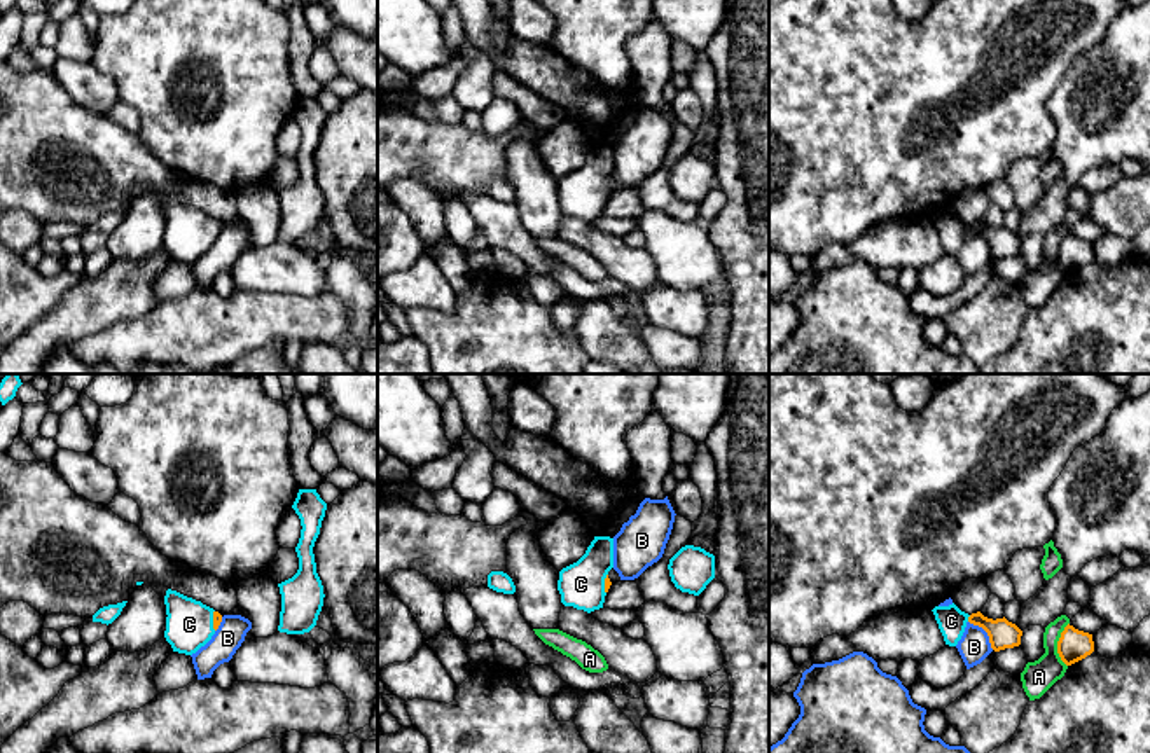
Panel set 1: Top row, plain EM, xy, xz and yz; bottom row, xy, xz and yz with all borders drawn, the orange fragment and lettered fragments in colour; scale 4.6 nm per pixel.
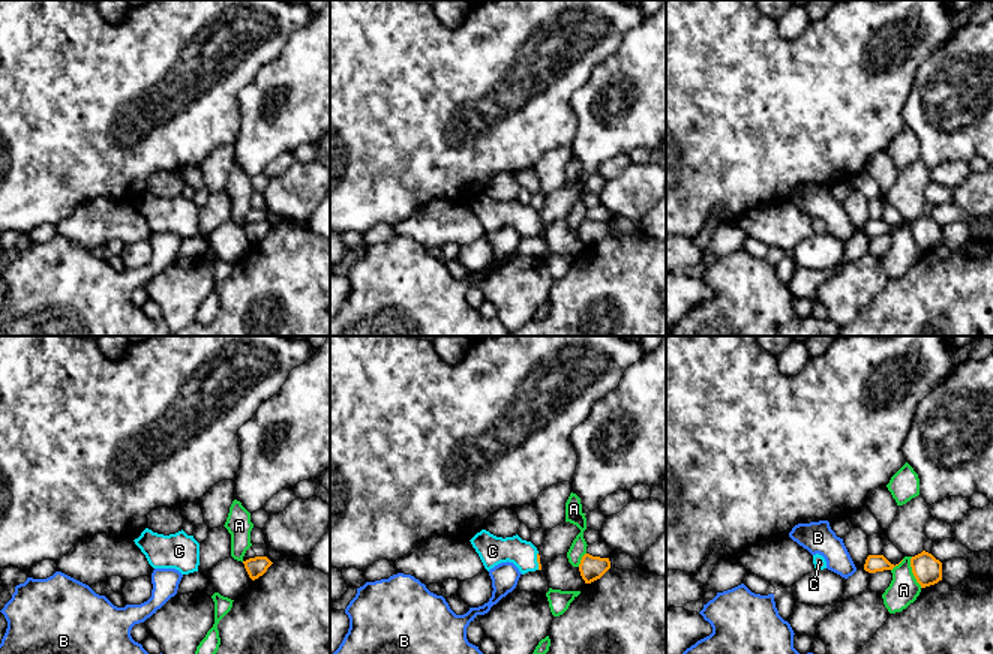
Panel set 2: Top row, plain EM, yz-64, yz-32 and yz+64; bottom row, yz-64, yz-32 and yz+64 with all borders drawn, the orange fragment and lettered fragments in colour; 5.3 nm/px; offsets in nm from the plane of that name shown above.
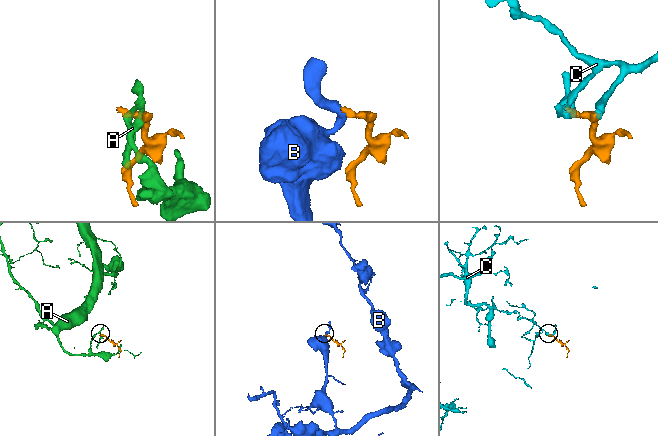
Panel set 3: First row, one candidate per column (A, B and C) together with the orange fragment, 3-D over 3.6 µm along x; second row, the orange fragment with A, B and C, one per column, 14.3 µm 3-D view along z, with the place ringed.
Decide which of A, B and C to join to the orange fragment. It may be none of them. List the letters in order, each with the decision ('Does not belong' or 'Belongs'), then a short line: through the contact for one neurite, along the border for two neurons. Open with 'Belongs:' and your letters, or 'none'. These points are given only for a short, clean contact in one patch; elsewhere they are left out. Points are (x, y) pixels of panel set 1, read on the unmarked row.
Belongs: C
A: Does not belong. Line: yz (1068, 231), (1058, 250), (1058, 264), (1066, 275)
B: Does not belong. Line: yz (969, 229), (986, 241), (993, 257)
C: Belongs

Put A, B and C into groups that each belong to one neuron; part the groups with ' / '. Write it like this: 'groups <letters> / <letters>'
groups A / B / C

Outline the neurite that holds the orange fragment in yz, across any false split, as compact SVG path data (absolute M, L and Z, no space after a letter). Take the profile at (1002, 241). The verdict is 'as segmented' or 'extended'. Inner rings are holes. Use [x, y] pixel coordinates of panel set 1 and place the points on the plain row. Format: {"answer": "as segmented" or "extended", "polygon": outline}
{"answer": "extended", "polygon": "M954 211L949 215L935 215L932 220L944 245L944 250L949 255L958 253L968 231L982 236L987 241L991 257L994 260L1021 253L1022 239L1005 225L993 229L984 225L980 220L968 224L961 220Z"}

